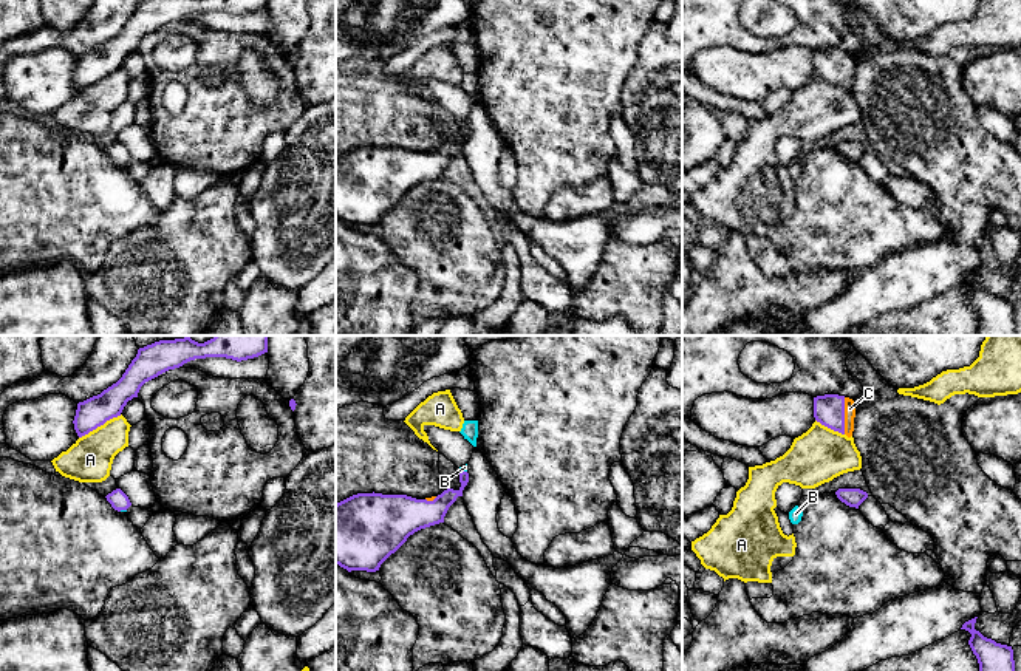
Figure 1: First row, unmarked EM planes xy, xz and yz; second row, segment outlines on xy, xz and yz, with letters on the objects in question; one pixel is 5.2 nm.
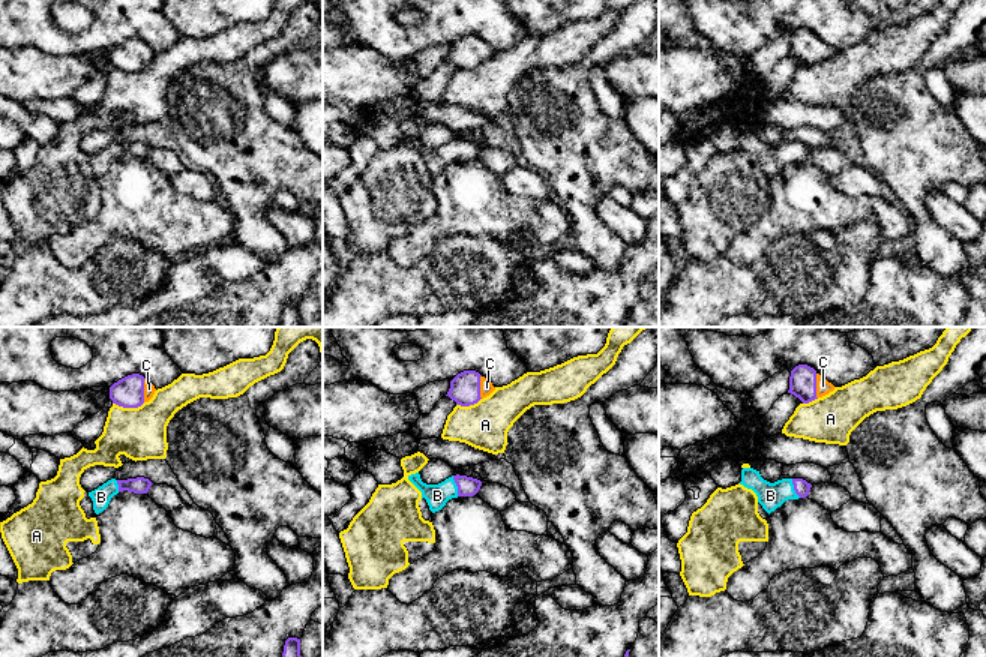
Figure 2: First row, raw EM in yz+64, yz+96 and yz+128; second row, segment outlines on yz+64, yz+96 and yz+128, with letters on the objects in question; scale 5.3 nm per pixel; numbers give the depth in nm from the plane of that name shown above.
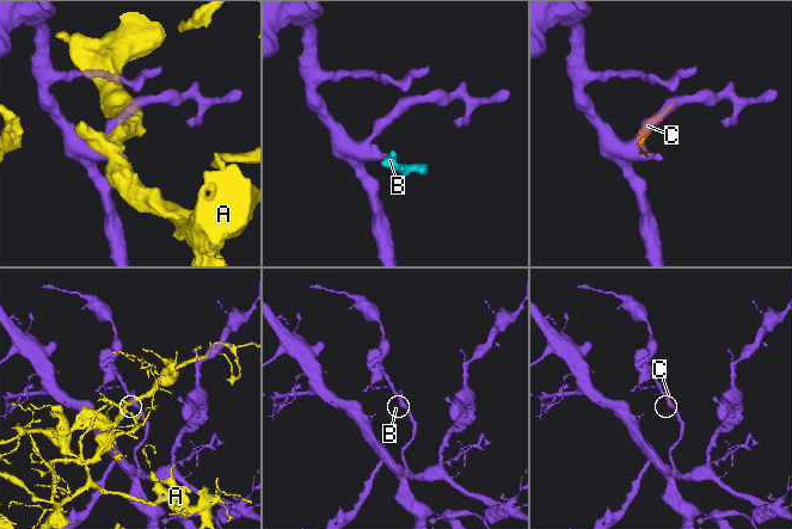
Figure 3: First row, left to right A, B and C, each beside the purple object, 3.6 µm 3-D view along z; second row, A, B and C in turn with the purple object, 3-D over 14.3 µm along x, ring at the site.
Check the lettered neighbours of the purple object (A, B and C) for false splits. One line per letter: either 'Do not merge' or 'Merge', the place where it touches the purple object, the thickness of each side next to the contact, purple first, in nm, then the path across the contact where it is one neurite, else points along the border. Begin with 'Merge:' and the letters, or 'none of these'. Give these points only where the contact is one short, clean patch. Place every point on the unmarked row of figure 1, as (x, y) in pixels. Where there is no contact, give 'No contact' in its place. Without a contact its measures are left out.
Merge: B, C
A: Do not merge. Touches purple at xy (99, 79). Thickness 160 nm (purple) against 220 nm
B: Merge. Touches purple at xz (463, 124). Thickness 110 nm (purple) against 30 nm. Path across: xz (437, 163), (463, 139), (463, 124), (464, 121)
C: Merge. Touches purple at yz (843, 70). Thickness 160 nm (purple) against 60 nm

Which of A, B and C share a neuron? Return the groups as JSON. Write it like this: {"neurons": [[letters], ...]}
{"neurons": [["A"], ["B", "C"]]}

